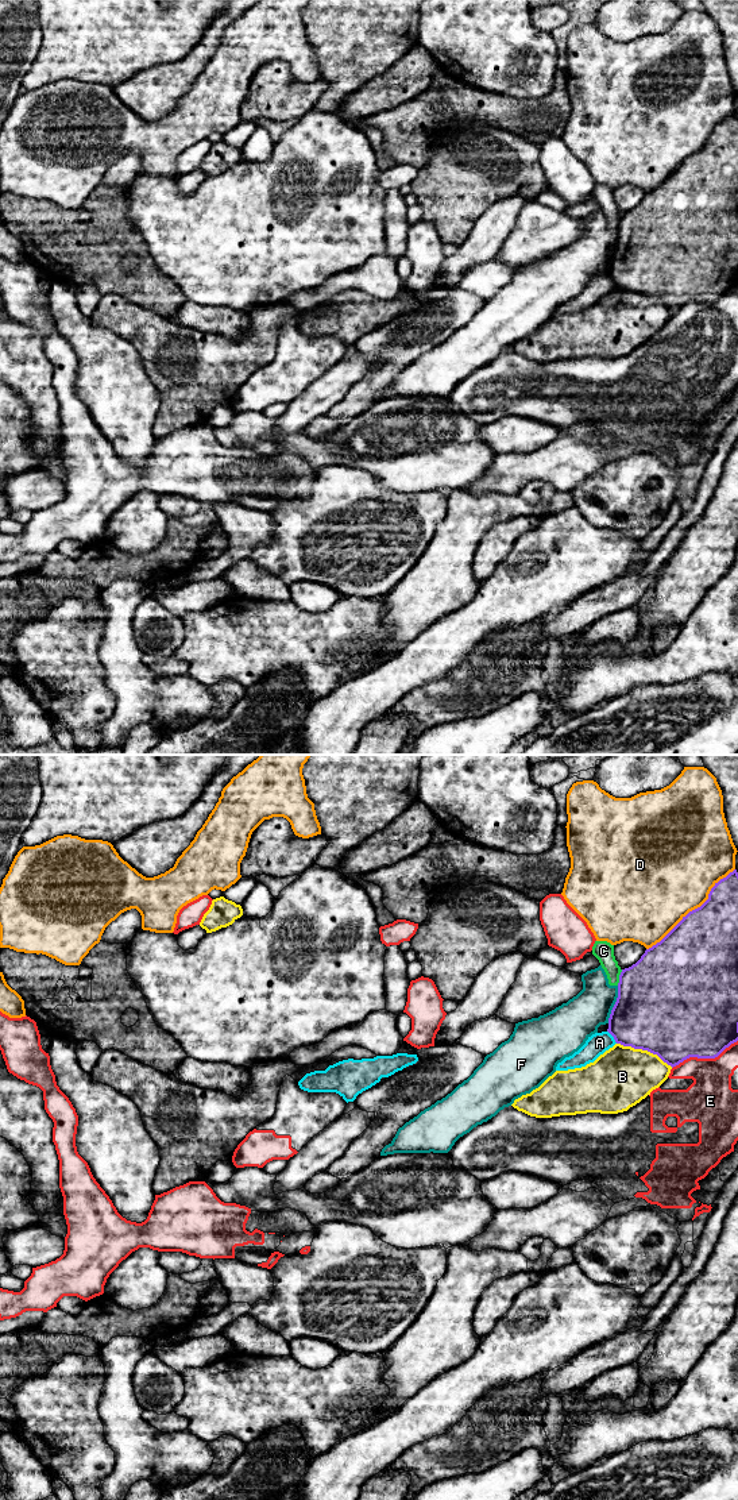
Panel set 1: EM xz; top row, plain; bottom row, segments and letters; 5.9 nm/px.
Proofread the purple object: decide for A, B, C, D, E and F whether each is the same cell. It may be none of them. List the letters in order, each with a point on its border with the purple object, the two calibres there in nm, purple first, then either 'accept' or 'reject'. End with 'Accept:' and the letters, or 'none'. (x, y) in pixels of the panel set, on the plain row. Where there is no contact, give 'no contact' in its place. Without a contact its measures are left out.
A: xz (613, 280) | 420/120 nm | reject
B: xz (645, 293) | 500/360 nm | reject
C: xz (619, 222) | 480/120 nm | reject
D: xz (692, 154) | 440/500 nm | reject
E: xz (704, 301) | 480/280 nm | reject
F: xz (614, 249) | 480/240 nm | reject
Accept: none

